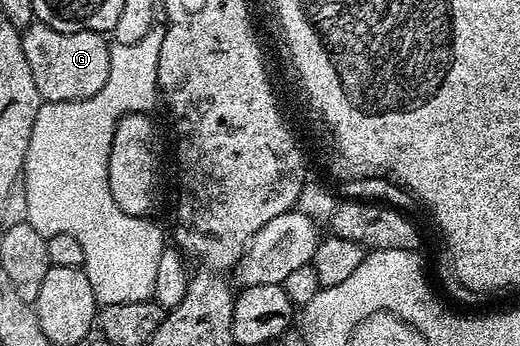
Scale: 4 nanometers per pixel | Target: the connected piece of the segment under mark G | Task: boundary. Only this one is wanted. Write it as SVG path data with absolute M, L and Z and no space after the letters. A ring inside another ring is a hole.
M32 23L22 30L21 36L25 59L29 59L29 71L33 71L33 83L37 83L37 91L44 102L80 101L92 97L105 85L105 79L109 77L111 45L104 34L93 31L62 33L48 25Z

